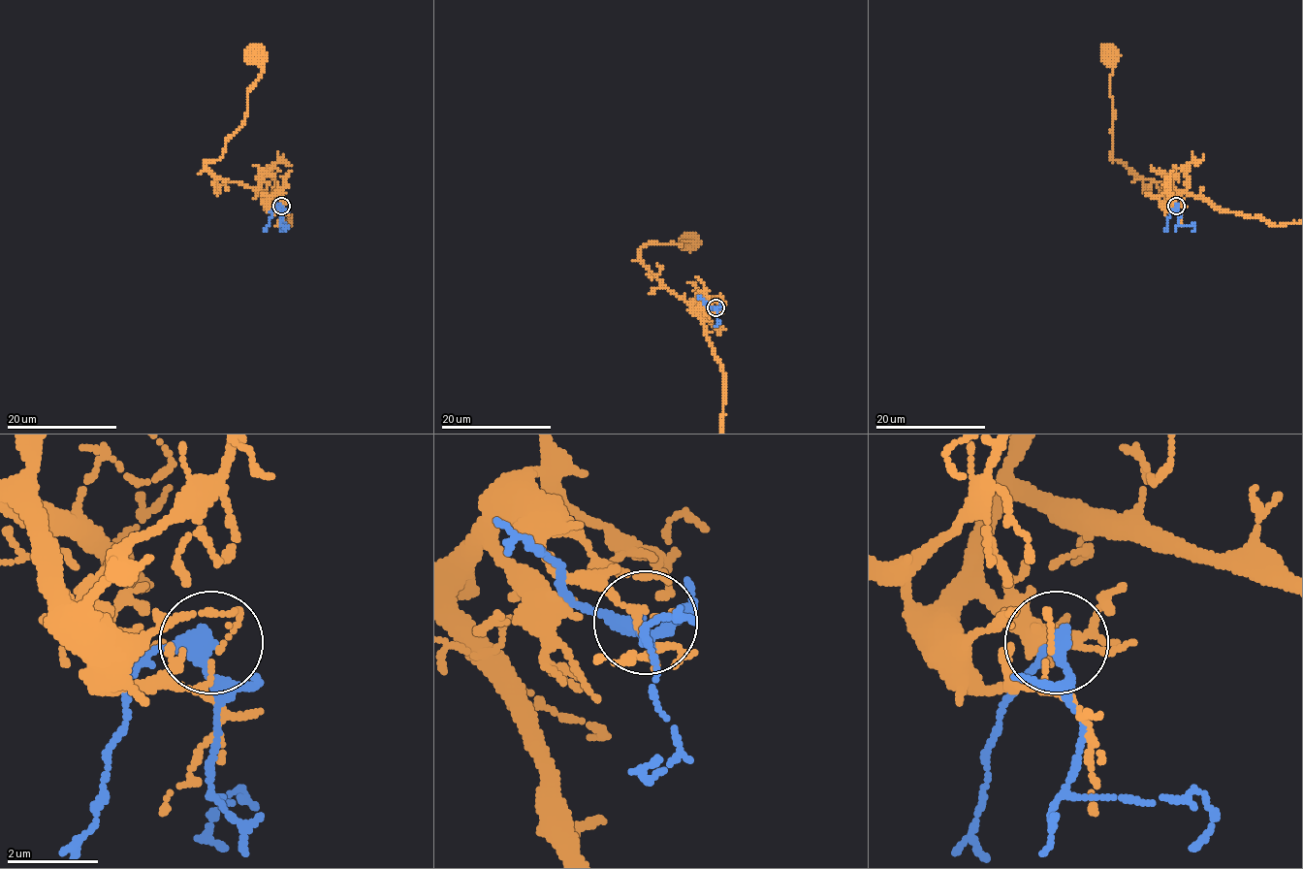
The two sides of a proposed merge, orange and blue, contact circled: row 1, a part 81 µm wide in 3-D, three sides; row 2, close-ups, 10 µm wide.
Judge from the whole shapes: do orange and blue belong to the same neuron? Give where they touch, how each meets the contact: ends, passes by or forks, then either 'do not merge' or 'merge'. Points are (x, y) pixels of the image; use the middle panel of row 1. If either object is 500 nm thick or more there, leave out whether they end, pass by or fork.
(715, 307) | orange passes by | blue passes by | do not merge

